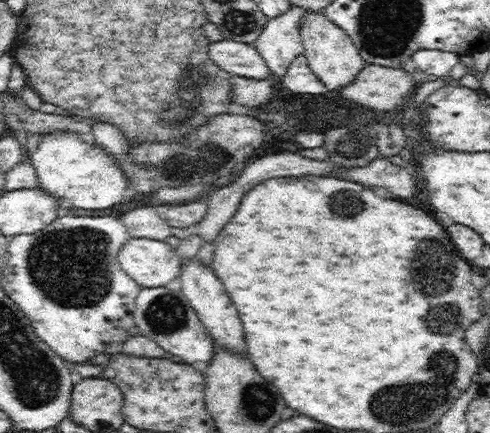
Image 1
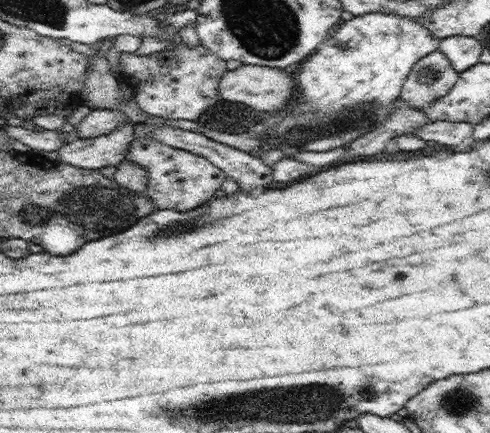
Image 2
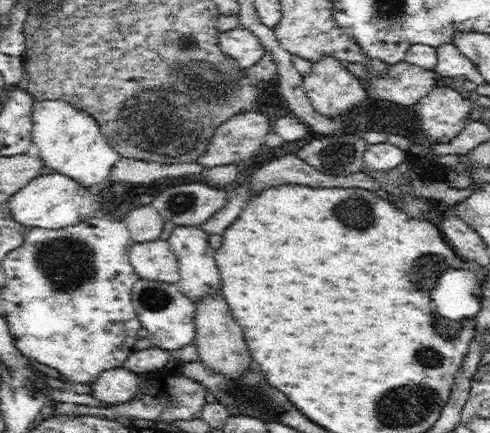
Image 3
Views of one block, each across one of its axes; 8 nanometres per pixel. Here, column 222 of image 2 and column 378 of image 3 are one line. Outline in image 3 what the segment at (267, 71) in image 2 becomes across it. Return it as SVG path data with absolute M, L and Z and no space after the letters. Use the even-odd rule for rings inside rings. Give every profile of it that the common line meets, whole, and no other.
M406 60L390 66L386 74L376 76L370 82L368 92L376 100L390 100L402 106L418 104L436 88L436 72L426 70L418 64L408 64Z

